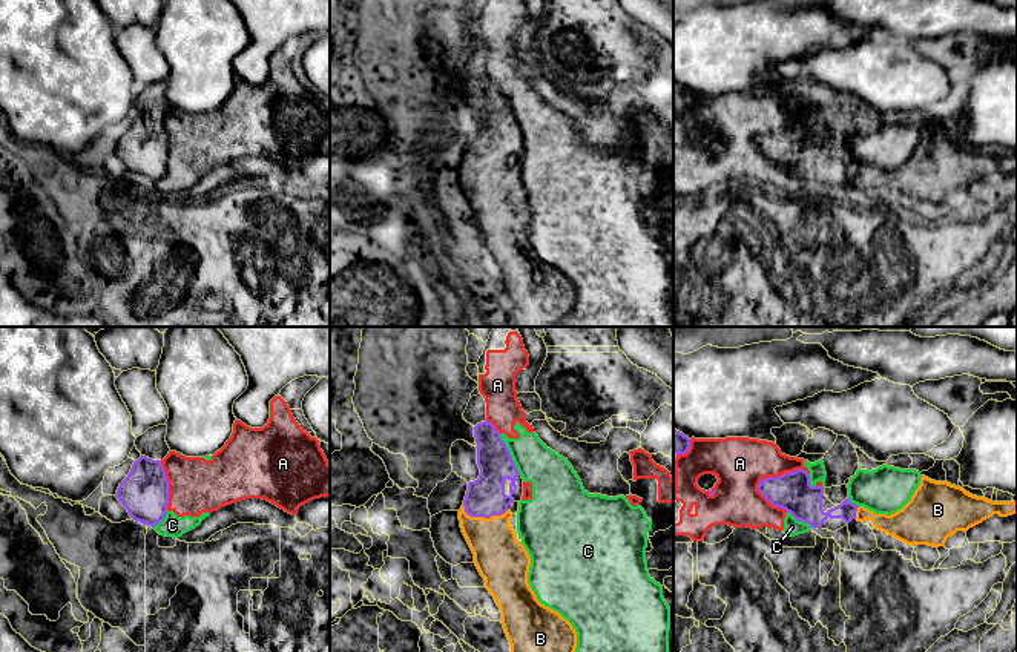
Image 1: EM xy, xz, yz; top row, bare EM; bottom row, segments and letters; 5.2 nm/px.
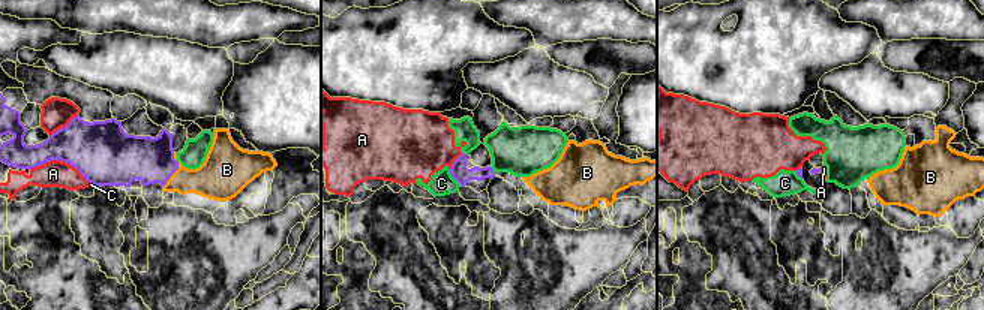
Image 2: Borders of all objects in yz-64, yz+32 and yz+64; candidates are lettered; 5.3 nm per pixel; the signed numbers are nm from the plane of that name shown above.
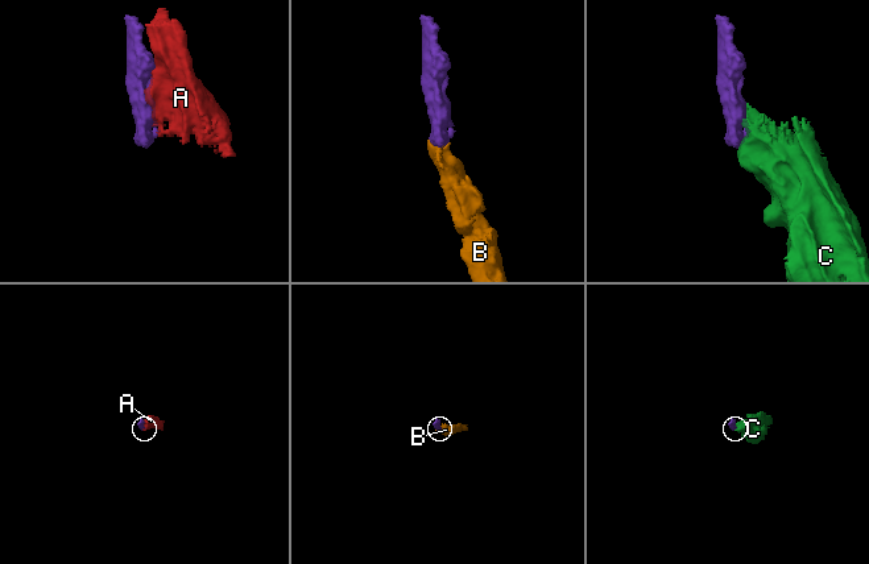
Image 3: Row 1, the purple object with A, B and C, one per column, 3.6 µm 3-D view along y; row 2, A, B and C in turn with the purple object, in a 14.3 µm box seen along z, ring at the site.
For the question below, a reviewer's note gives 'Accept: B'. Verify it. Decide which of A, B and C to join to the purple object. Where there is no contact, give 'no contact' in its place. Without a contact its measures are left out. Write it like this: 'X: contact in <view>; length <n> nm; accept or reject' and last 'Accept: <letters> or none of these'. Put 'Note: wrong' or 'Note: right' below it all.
A: contact in yz; length 300 nm; reject
B: contact in xz; length 240 nm; accept
C: contact in xz; length 240 nm; reject
Accept: B
Note: right

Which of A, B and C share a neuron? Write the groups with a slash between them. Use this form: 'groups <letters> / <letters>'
groups A C / B

